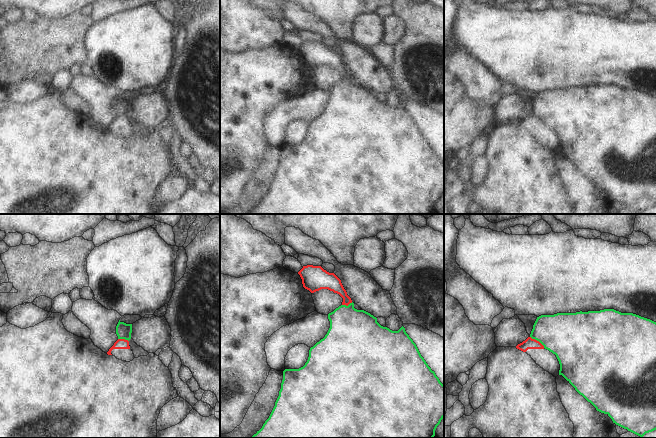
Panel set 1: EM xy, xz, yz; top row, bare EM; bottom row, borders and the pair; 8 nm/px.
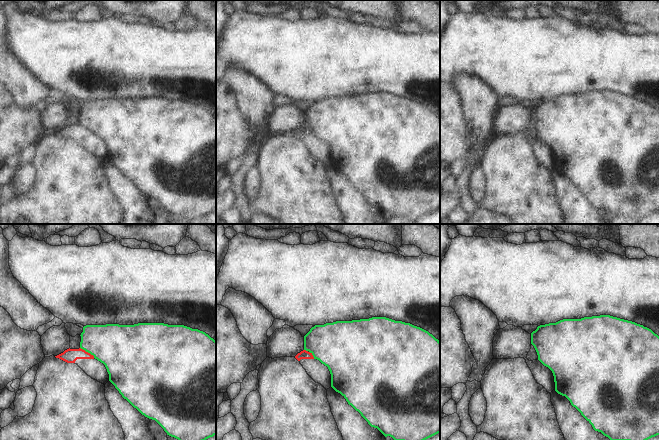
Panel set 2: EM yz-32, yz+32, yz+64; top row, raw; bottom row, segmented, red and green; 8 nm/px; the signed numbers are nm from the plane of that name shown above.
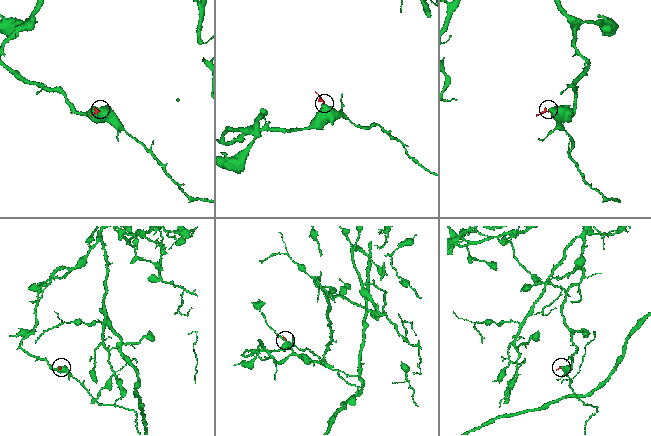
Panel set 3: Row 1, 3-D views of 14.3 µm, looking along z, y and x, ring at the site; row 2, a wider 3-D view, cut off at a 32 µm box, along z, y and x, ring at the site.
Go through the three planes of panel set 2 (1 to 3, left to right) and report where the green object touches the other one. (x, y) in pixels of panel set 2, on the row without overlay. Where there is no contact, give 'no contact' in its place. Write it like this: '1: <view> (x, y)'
1: yz-32 (87, 128)
2: yz+32 (312, 131)
3: no contact

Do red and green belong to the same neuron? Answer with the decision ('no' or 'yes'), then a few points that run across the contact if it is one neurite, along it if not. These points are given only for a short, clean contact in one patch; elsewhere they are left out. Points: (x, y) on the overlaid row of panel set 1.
no | yz (530, 336), (544, 347)

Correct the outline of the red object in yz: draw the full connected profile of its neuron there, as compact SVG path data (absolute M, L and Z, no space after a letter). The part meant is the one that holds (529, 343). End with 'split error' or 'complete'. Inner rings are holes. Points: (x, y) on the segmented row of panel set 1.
M528 337L518 344L516 348L530 355L537 365L554 377L559 375L560 364L556 355L545 349L539 341Z; split error

